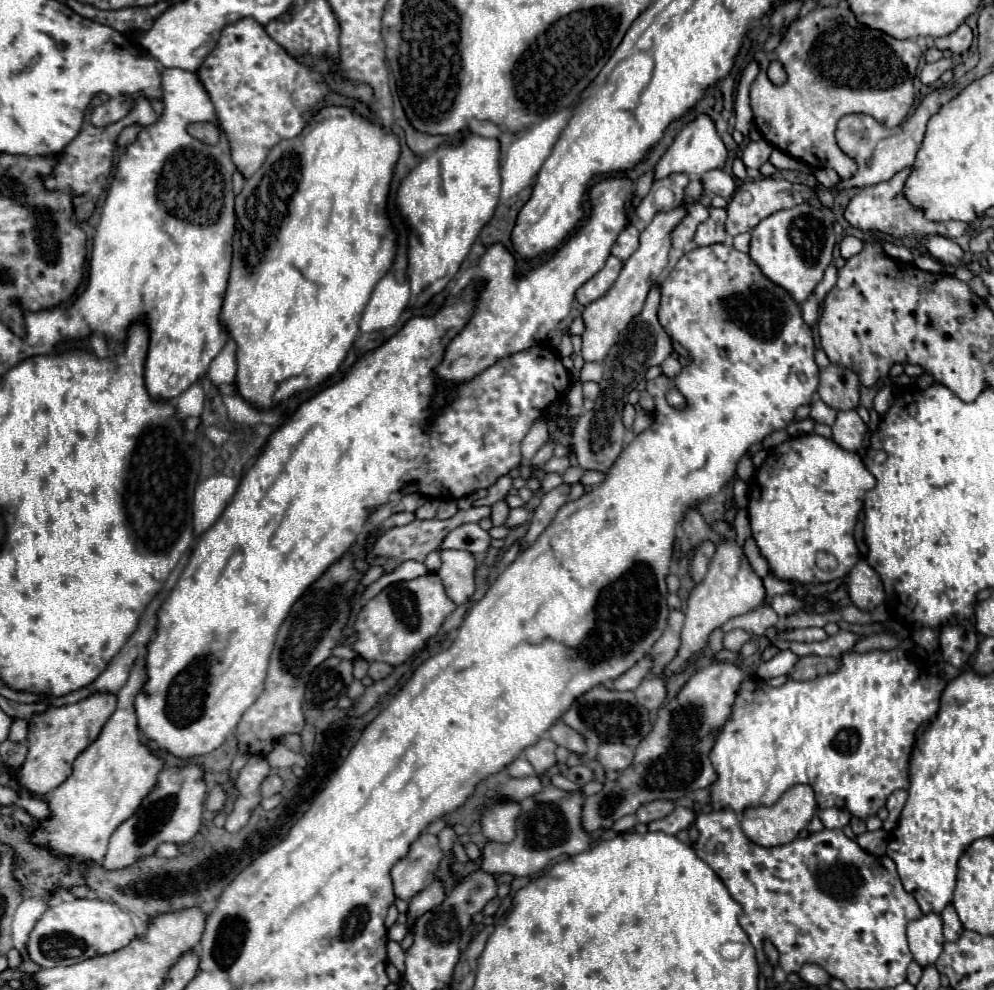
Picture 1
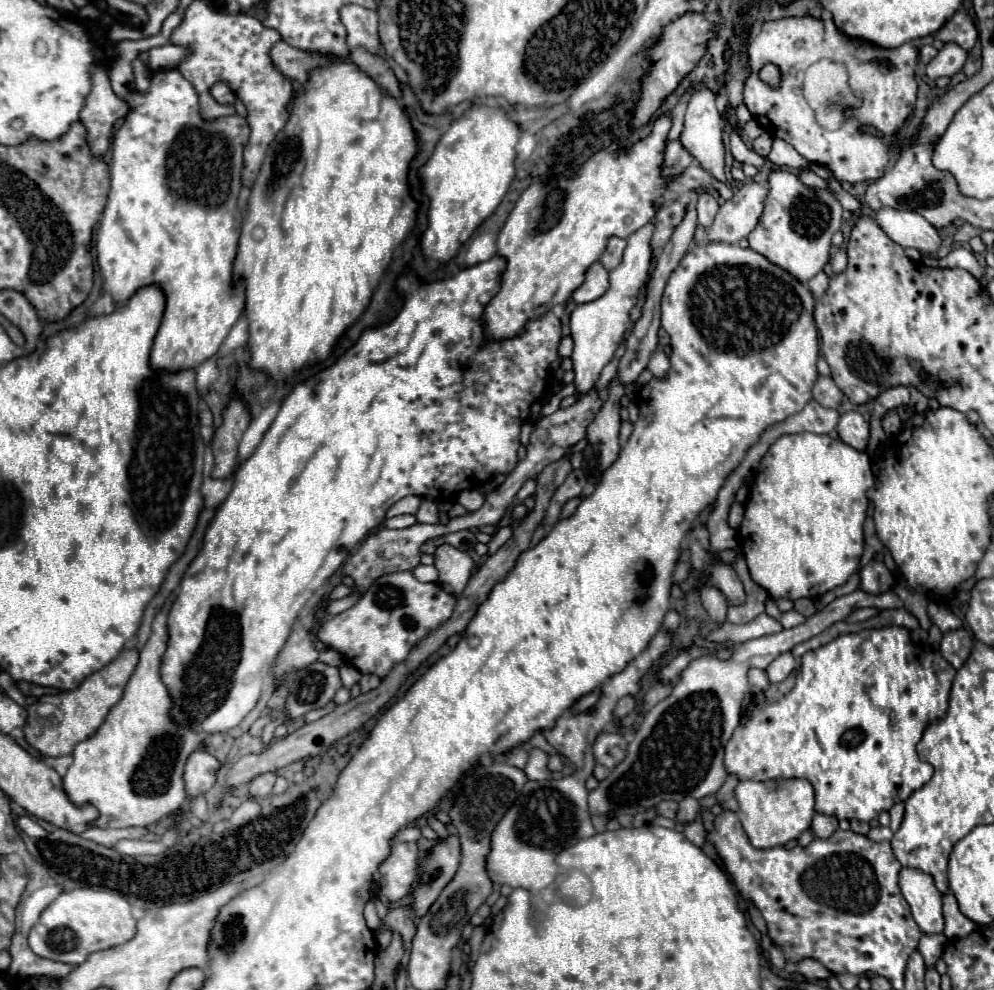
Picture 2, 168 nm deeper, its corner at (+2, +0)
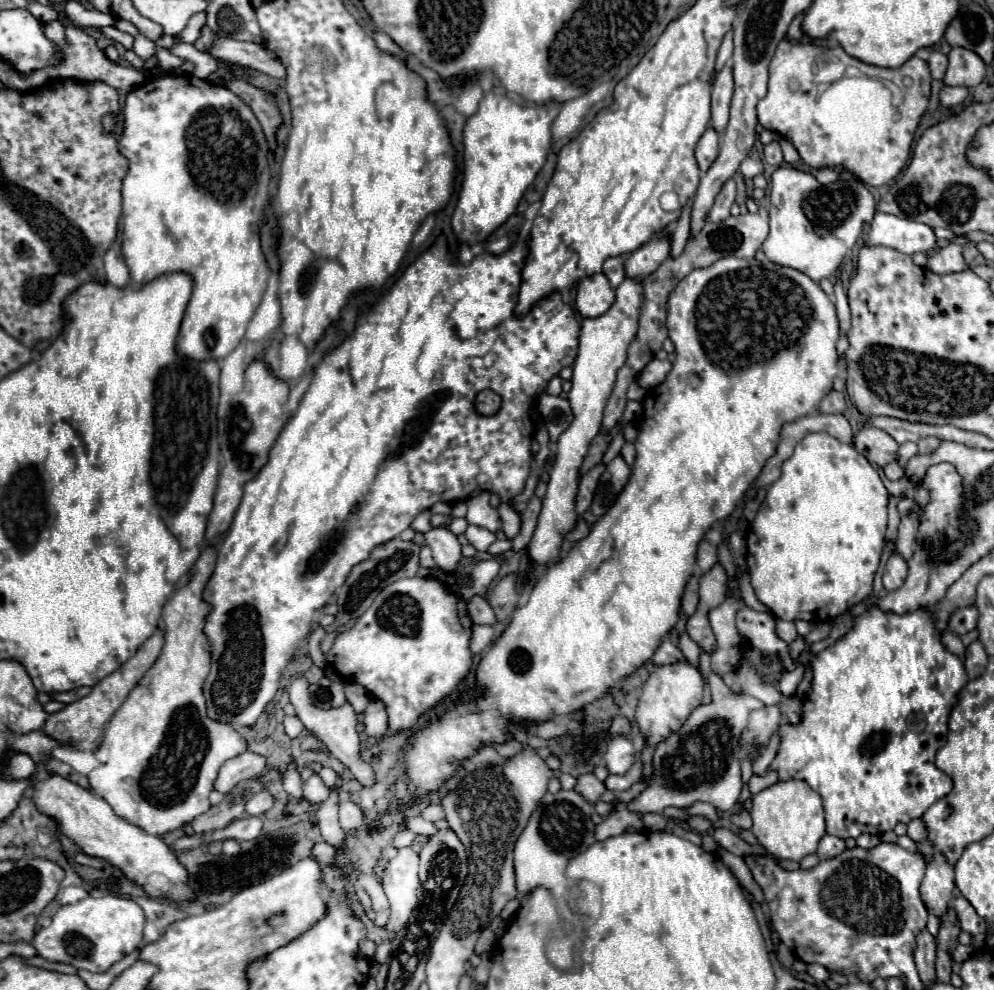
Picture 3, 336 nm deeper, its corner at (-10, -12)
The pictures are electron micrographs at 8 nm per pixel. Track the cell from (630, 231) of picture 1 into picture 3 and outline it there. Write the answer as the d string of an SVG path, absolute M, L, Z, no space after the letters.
M618 255L618 257L610 257L610 259L606 259L602 273L608 277L610 285L616 289L616 287L622 283L622 279L626 277L626 273L624 273L624 257Z

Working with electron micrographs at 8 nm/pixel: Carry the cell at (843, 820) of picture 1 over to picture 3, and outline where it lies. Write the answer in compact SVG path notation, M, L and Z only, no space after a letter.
M824 835L820 839L820 843L818 843L818 851L816 853L820 855L820 859L830 859L830 857L840 855L844 849L846 849L844 839L840 839L836 835Z

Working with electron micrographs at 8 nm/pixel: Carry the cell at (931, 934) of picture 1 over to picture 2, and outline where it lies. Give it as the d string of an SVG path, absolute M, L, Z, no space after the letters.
M902 869L900 871L900 891L908 905L912 907L912 915L920 925L922 933L942 933L944 917L942 917L942 895L934 885L932 875L920 869Z

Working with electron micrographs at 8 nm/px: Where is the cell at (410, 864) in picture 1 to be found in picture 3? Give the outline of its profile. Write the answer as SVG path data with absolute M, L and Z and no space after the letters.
M404 847L390 861L382 877L382 887L390 901L392 915L388 919L388 929L398 931L410 919L418 905L418 853L412 847Z

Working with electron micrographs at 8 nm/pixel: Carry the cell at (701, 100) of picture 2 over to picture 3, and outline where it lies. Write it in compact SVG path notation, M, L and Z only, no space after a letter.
M724 67L714 85L712 85L712 117L710 117L710 127L716 133L722 133L728 125L728 109L730 109L730 99L734 91L734 81L732 81L732 71L730 67Z

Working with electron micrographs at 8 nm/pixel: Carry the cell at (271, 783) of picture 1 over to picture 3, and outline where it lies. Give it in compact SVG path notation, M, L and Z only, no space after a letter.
M260 791L260 793L256 793L248 803L246 803L246 811L250 813L250 815L264 815L270 807L274 805L274 797L270 795L270 791Z

